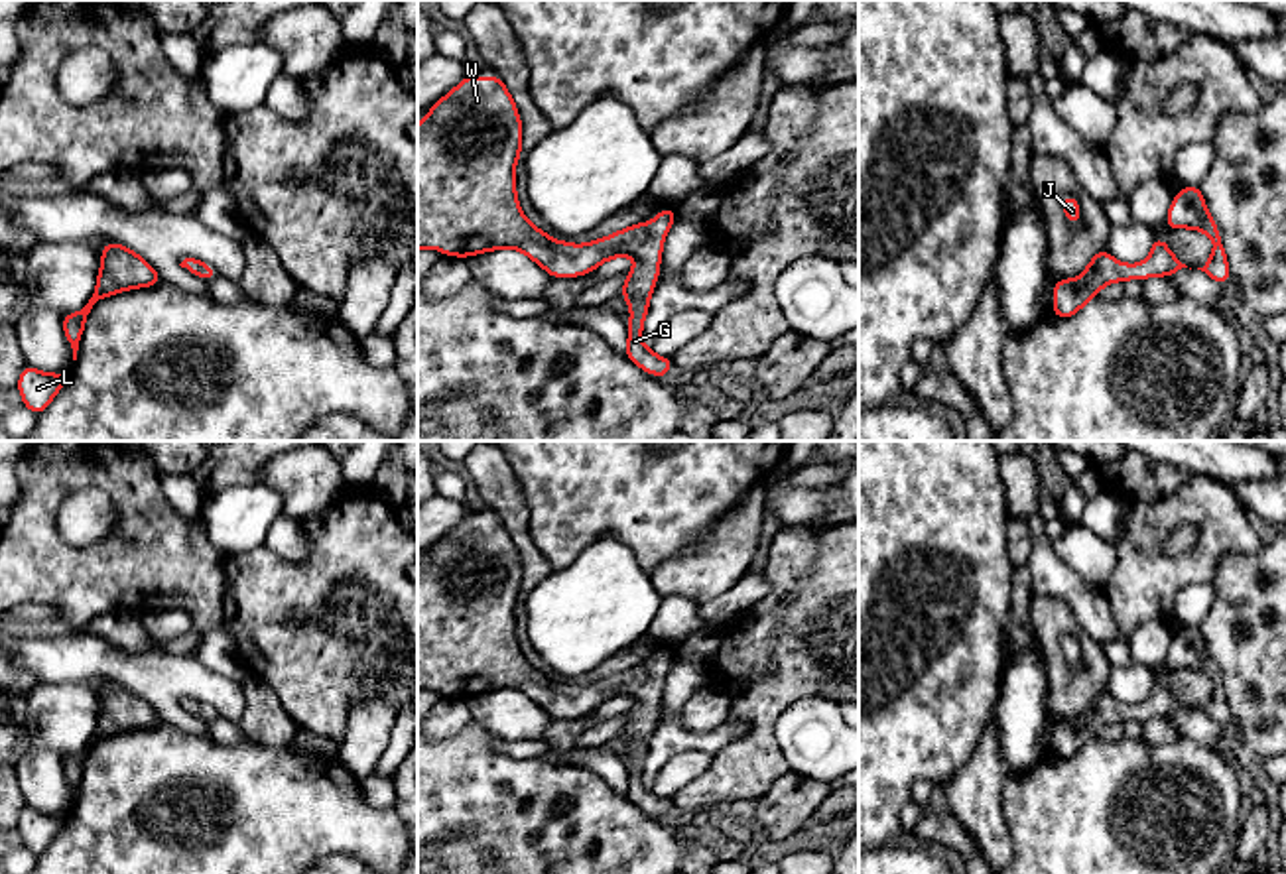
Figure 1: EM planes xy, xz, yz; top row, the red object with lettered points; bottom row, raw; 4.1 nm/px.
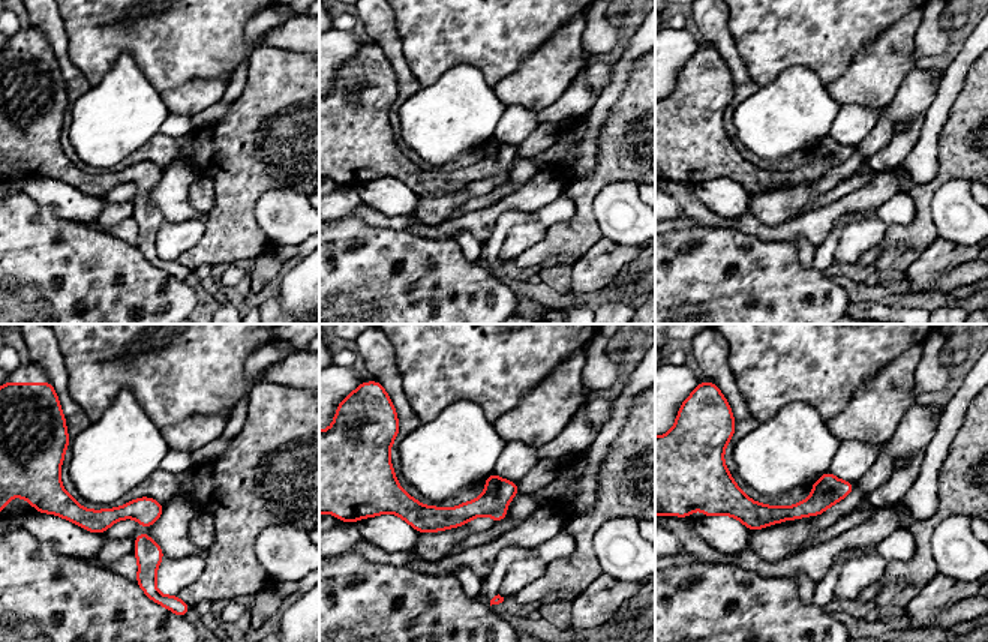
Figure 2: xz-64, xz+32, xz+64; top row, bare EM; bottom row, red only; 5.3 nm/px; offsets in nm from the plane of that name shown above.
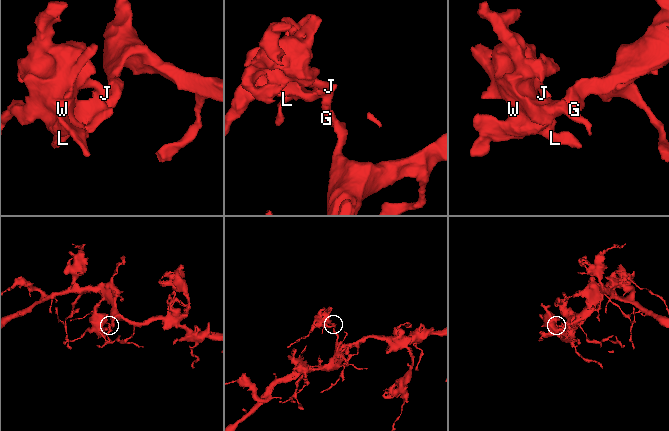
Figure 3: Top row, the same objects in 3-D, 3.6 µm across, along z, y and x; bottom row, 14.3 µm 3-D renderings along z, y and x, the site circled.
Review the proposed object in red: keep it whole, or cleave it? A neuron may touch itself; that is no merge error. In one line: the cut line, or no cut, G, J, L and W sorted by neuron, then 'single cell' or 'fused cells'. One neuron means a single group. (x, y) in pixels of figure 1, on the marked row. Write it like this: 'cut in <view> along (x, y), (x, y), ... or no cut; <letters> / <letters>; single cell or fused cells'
no cut; G J L W; single cell

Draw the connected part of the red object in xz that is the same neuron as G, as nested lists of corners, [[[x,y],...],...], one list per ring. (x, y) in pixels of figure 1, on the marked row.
[[[465,77],[439,98],[418,126],[418,248],[461,258],[516,248],[553,278],[591,274],[611,258],[632,256],[636,268],[624,274],[626,283],[618,293],[630,303],[624,354],[644,372],[664,378],[674,362],[642,344],[642,325],[660,276],[664,236],[677,218],[675,209],[668,207],[658,211],[652,222],[640,222],[581,246],[553,240],[524,217],[516,199],[514,169],[520,150],[522,122],[500,77]]]

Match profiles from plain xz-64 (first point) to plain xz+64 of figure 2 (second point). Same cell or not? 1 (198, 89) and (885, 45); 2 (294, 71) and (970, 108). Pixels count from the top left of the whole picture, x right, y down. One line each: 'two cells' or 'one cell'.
1: one cell
2: one cell

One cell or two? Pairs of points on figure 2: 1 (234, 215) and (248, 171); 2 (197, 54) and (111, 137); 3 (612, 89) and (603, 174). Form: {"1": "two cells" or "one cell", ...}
{"1": "one cell", "2": "two cells", "3": "two cells"}

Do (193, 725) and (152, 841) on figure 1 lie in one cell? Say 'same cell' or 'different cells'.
different cells

